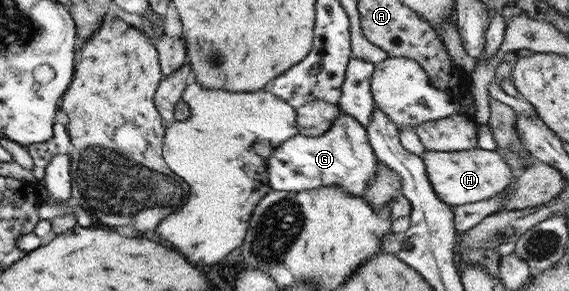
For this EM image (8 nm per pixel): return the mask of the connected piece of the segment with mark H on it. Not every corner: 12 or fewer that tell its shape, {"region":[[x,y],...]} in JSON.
{"region":[[424,151],[435,197],[451,208],[505,191],[503,156]]}

